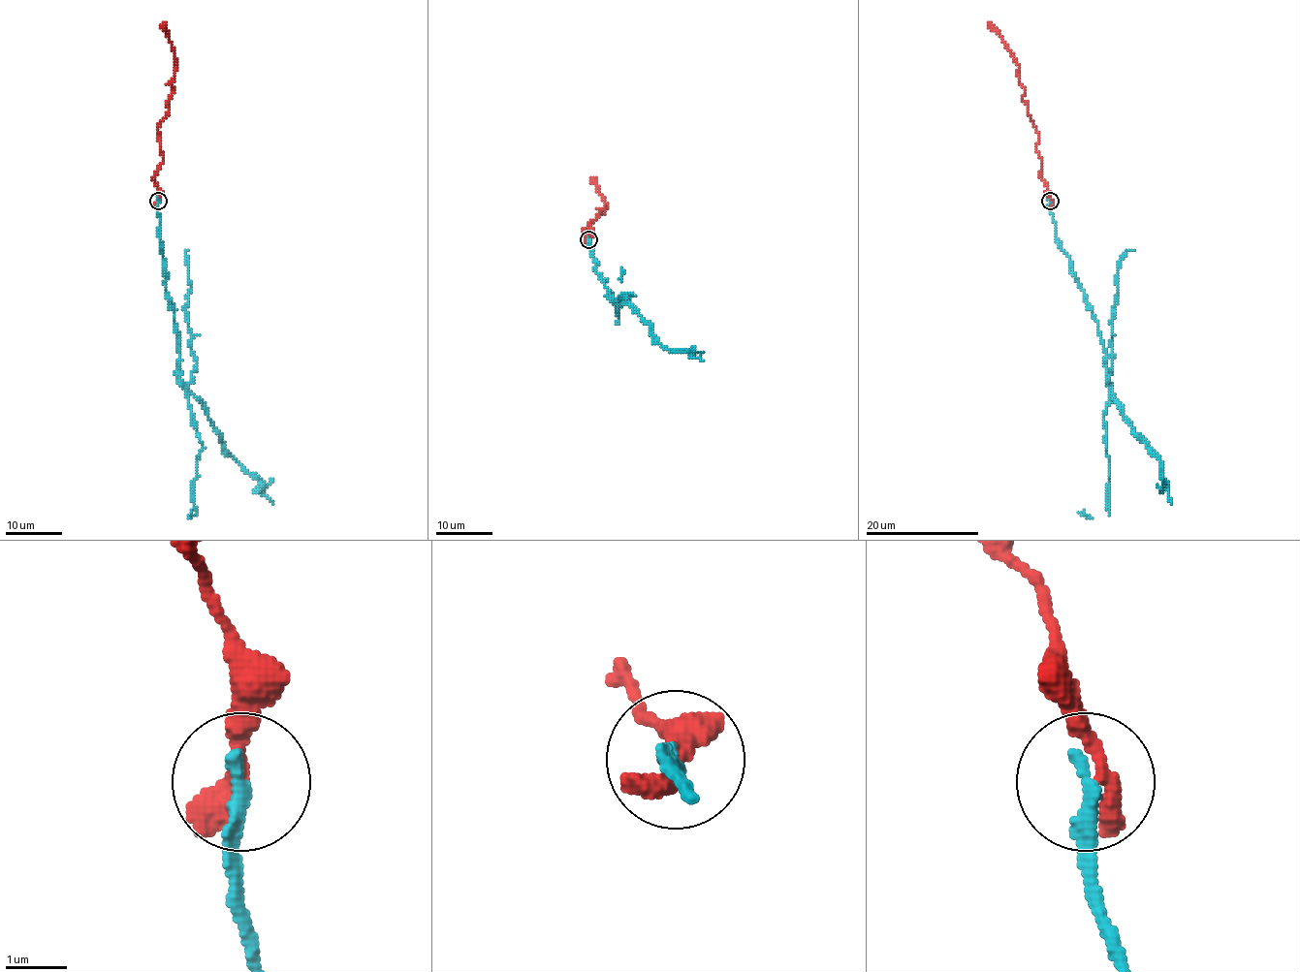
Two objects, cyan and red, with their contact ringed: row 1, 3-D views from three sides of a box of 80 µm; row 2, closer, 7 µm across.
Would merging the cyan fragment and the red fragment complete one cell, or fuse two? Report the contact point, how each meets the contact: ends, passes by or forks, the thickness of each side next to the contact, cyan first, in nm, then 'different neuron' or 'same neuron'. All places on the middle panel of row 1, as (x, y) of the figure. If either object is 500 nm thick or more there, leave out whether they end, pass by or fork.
(588, 239) | cyan ends | red ends | 280/420 nm | different neuron

